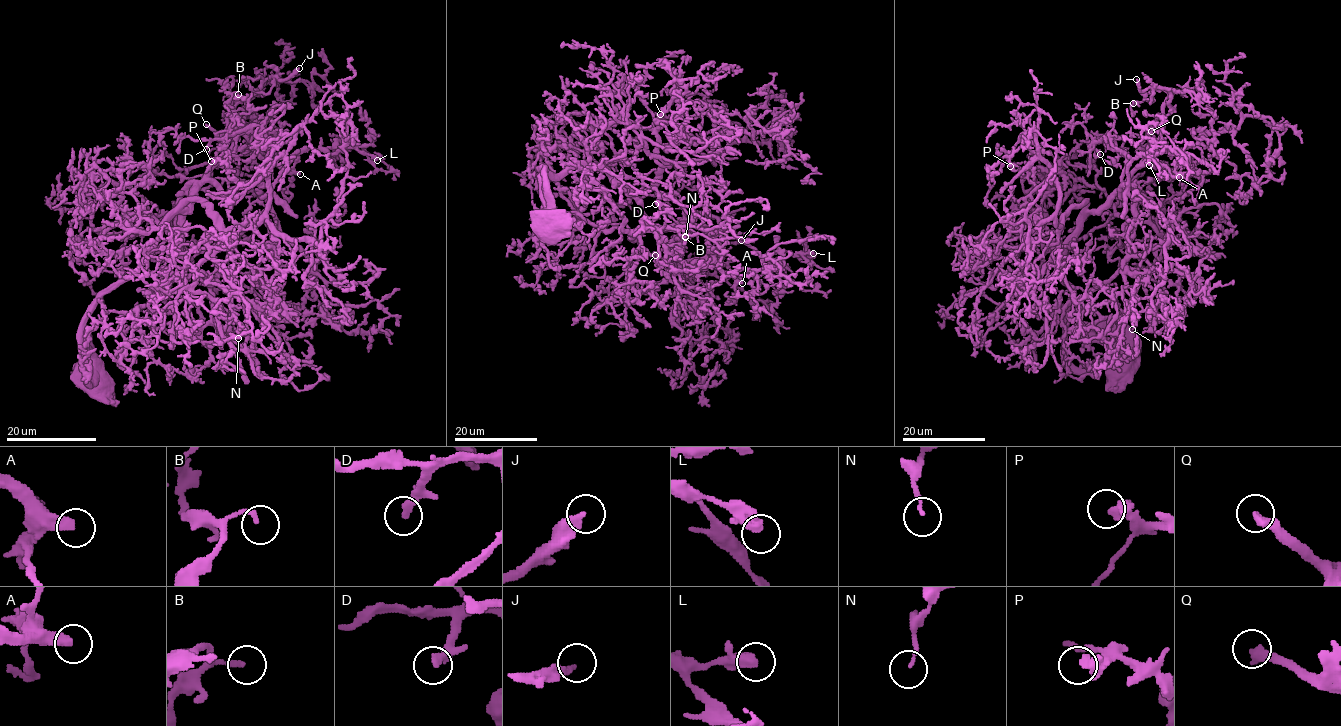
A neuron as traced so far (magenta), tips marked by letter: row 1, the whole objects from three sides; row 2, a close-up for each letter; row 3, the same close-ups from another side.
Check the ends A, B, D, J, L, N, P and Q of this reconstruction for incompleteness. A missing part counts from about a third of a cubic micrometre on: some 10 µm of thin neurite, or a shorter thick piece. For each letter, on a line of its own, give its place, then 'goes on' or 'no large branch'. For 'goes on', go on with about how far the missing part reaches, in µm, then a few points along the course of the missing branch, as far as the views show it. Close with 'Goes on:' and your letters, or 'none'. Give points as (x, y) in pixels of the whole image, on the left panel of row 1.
A: place (300, 174); goes on; missing 40 µm; course (300, 174), (314, 177), (333, 198), (335, 203), (326, 215), (332, 221), (389, 232)
B: place (238, 94); no large branch
D: place (206, 149); goes on; missing 20 µm
J: place (299, 68); goes on; missing 25 µm
L: place (377, 160); no large branch
N: place (238, 338); no large branch
P: place (211, 161); no large branch
Q: place (206, 124); goes on; missing 25 µm
Goes on: A, D, J, Q

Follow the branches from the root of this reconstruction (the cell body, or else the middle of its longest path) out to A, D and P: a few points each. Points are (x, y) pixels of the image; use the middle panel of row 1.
A: (548, 224), (540, 169), (559, 175), (599, 166), (683, 260), (705, 259), (742, 283)
D: (548, 224), (540, 169), (559, 175), (599, 166), (652, 227), (717, 226), (715, 217), (665, 195), (655, 204)
P: (548, 224), (540, 169), (599, 166), (624, 186), (648, 189), (673, 163), (713, 162), (660, 114)

